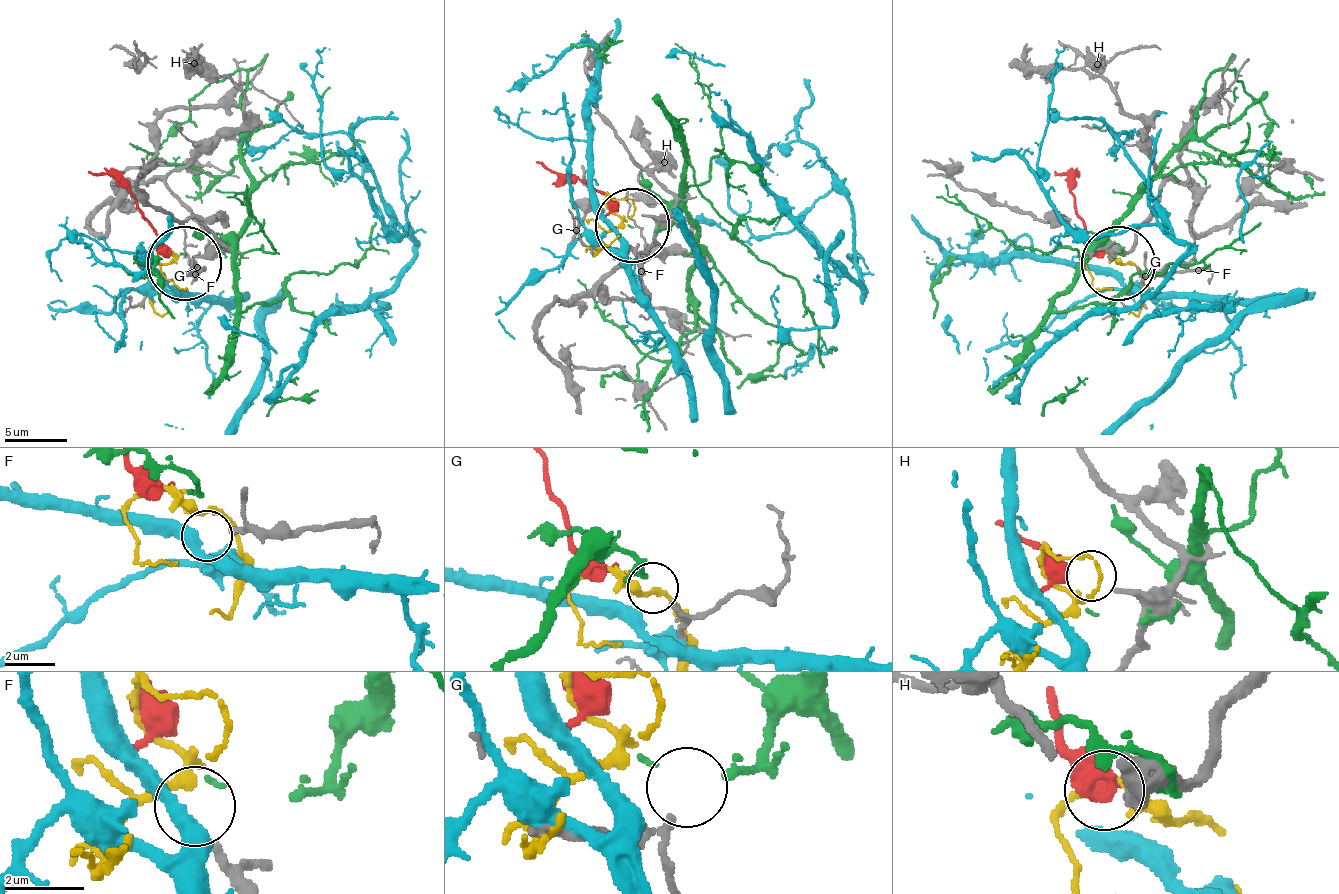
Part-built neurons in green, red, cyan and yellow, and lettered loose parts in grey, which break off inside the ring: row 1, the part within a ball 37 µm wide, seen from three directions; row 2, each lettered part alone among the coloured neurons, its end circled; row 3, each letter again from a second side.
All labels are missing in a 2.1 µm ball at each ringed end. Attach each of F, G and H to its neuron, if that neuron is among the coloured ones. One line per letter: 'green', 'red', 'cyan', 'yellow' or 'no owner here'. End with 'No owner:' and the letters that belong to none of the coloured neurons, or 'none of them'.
F: no owner here
G: green
H: red
No owner: F

